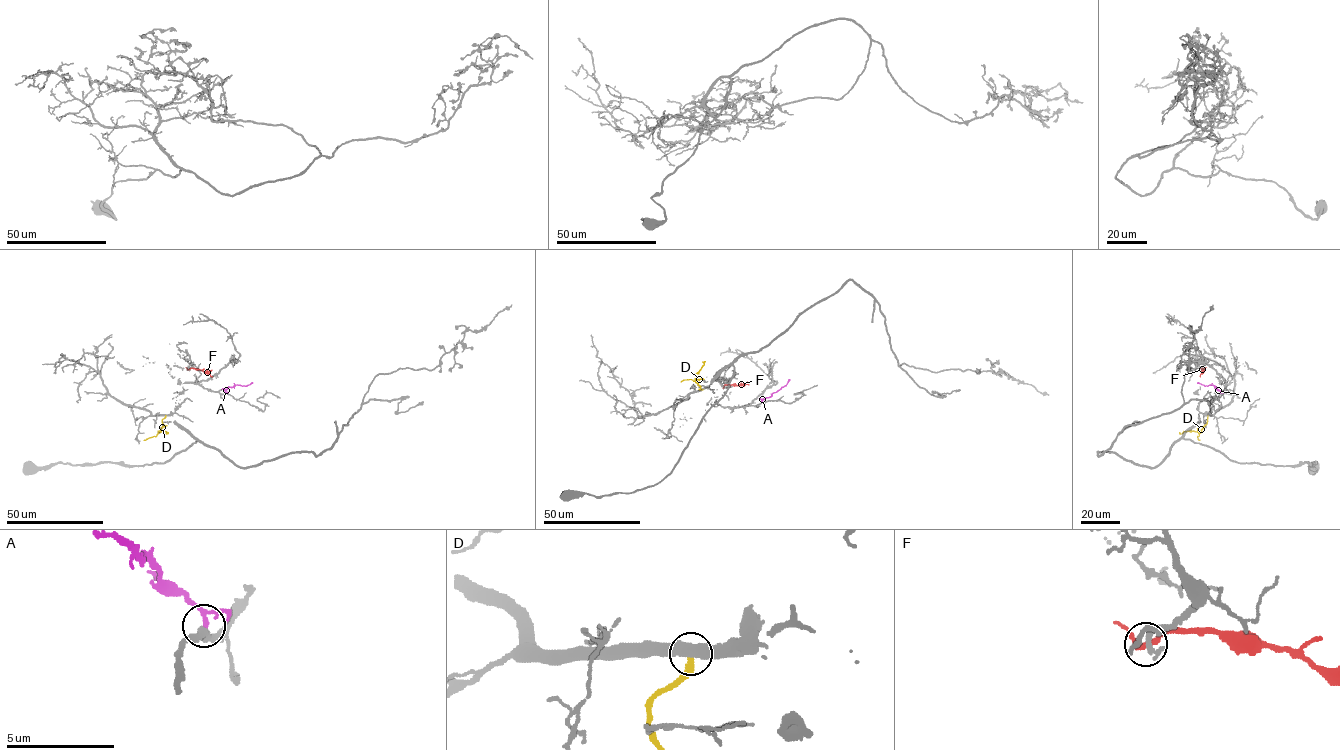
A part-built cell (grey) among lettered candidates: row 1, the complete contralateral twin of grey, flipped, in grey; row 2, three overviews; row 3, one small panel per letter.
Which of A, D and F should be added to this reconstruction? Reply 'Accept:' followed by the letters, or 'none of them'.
Accept: A

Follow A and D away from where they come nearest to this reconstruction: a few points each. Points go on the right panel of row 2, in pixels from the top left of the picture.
A: (1221, 393), (1211, 385), (1197, 383)
D: (1208, 415), (1207, 423), (1200, 433), (1179, 432)

